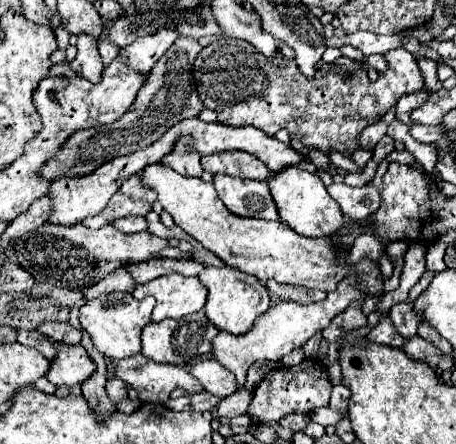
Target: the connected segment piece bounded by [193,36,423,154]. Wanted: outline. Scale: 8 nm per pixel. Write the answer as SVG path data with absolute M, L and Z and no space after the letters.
M223 36L221 40L205 46L199 52L195 60L193 76L195 76L201 102L205 104L205 108L217 114L221 124L255 126L269 136L285 128L287 132L291 132L291 138L301 140L303 146L307 148L321 150L325 154L331 150L347 152L349 148L351 152L355 152L359 148L359 134L363 132L363 128L375 124L377 118L385 116L397 104L401 96L415 94L423 88L423 76L417 68L417 60L407 50L403 48L389 50L385 54L385 60L387 60L387 70L379 72L379 78L375 82L369 80L367 70L361 68L361 62L345 58L345 56L335 60L335 66L341 66L343 72L319 70L313 76L313 80L309 80L307 76L301 74L295 60L287 60L281 52L277 52L273 58L267 58L267 56L261 56L261 52L257 52L251 44L245 44L245 40L229 40Z

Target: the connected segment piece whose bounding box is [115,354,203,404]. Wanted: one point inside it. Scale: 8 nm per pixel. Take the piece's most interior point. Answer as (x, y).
(154, 382)

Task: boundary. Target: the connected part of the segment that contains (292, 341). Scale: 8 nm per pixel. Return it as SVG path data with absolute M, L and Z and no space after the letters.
M351 274L349 278L343 280L343 284L337 286L337 290L329 292L325 300L321 302L313 302L313 304L293 304L293 302L279 302L275 306L271 306L267 312L263 312L253 328L249 332L245 332L243 336L231 336L229 332L219 332L213 340L211 340L211 354L217 362L221 362L227 370L231 370L237 378L239 384L245 384L245 372L253 362L261 362L261 360L273 360L279 362L283 356L287 356L291 350L303 346L313 334L321 332L329 320L333 320L337 314L341 314L351 300L363 302L365 294L359 292L355 288L355 276Z

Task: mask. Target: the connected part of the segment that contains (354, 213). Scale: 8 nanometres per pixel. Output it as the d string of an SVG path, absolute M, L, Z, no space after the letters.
M389 158L379 162L371 184L365 184L361 188L351 188L347 184L331 184L327 188L331 198L339 204L339 208L345 216L349 216L353 220L365 220L371 212L377 210L377 204L381 204L381 200L377 196L377 184L381 182L381 176L387 170L389 162L391 162Z

